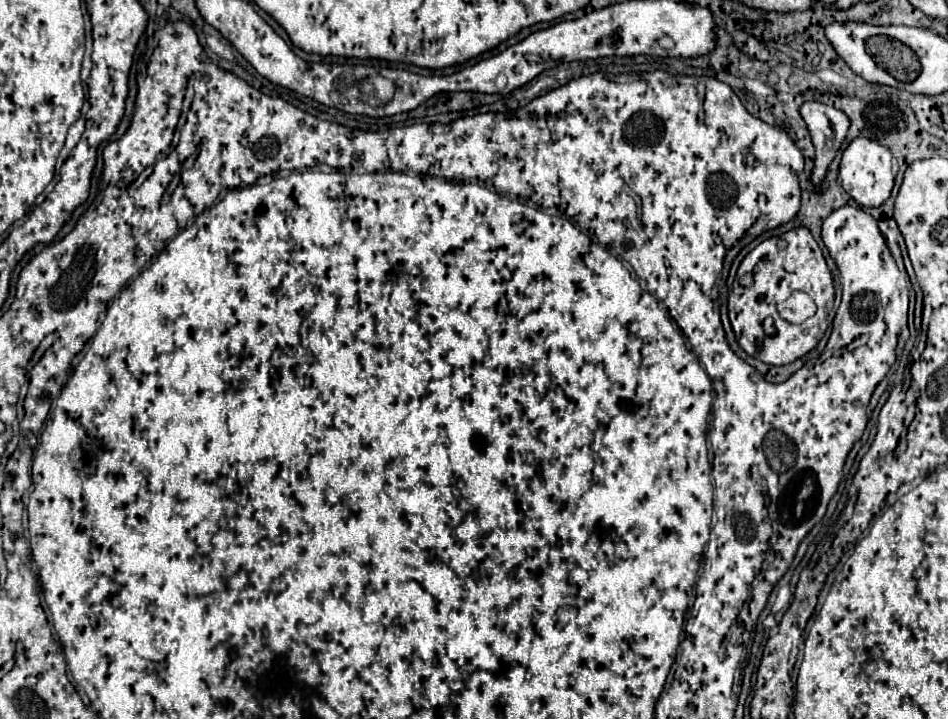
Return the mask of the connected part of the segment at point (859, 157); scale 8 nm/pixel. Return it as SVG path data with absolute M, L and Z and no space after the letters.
M859 137L843 151L841 157L841 185L861 207L879 207L885 203L893 189L893 157L891 151L877 141Z

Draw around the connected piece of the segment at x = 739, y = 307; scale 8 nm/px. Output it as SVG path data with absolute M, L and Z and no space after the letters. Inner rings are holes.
M805 227L791 229L781 237L771 237L759 243L741 263L737 279L729 295L729 321L743 351L767 365L787 365L817 347L827 327L833 323L835 289L831 271L823 259L823 251ZM795 289L805 291L817 305L817 313L801 325L785 323L777 313L777 303L785 301ZM773 317L779 335L767 337L761 321Z

